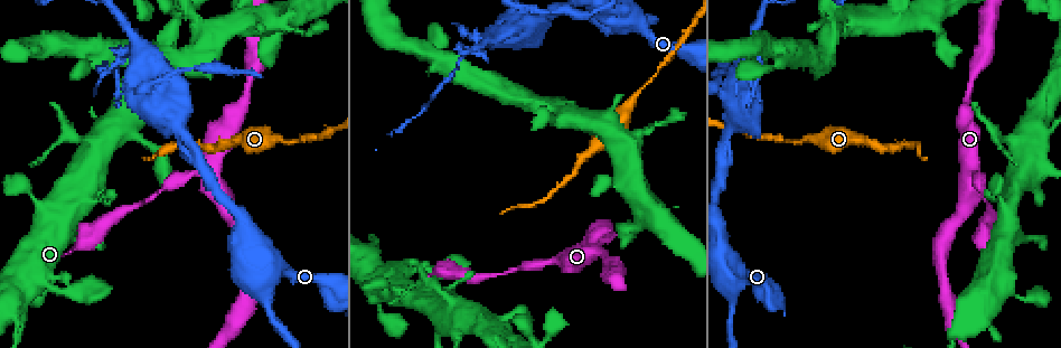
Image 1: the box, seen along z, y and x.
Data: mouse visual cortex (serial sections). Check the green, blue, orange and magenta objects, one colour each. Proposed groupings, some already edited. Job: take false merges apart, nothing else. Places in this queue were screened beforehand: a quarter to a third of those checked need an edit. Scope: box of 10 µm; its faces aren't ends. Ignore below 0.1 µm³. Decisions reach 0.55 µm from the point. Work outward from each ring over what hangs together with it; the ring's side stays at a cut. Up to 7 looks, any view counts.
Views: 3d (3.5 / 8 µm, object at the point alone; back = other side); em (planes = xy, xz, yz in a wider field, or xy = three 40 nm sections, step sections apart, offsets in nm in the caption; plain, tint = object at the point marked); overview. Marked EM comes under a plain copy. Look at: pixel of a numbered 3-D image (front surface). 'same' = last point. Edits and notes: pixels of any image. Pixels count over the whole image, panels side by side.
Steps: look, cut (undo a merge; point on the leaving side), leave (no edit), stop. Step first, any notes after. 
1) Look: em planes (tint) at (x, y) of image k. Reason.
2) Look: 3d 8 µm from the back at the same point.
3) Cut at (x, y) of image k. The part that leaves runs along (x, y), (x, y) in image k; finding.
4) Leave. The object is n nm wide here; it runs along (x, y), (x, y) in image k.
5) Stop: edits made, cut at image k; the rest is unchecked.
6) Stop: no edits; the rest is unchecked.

Look: 3d 3.5 µm at (639, 92) of image 1. Sudden change in width.

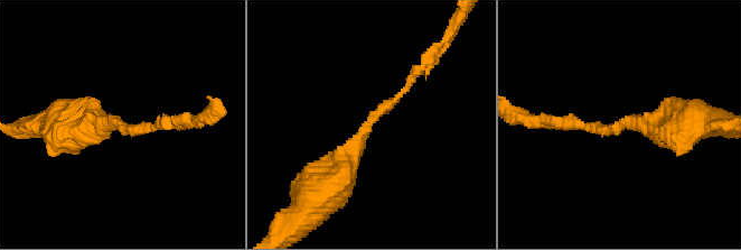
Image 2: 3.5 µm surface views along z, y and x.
Look: em xy step 3 (tint) at (618, 123) of image 2. The arms are 100, 300 nm wide.

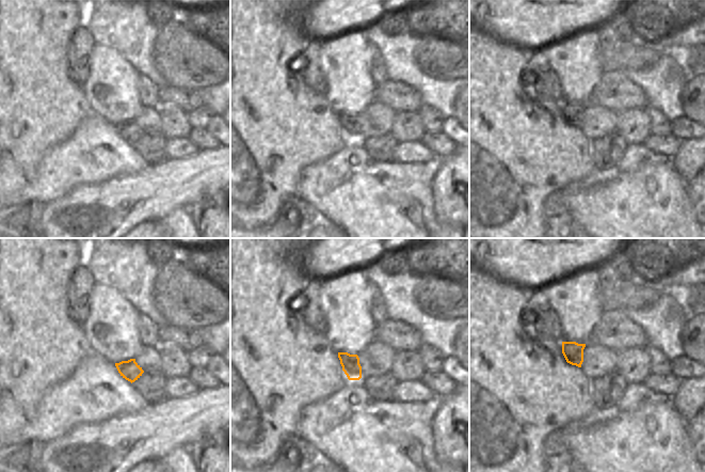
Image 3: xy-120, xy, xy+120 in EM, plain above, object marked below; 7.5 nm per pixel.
Leave. It runs along (335, 182), (366, 124), (421, 67) in image 2; all the same cell.

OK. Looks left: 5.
Look: 3d 3.5 µm at (189, 172) of image 1. Thin neck.

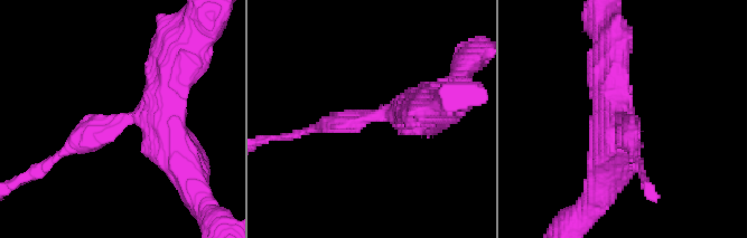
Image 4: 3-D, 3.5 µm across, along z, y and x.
Look: em xy step 3 (tint) at (125, 121) of image 4. The arms are 250, 400 nm wide; need the tissue.

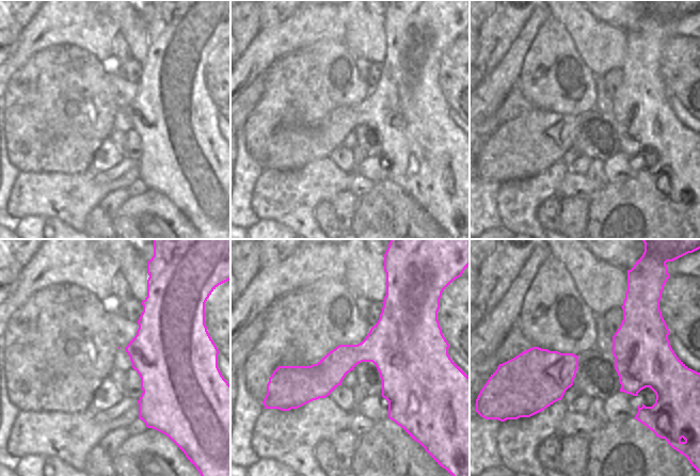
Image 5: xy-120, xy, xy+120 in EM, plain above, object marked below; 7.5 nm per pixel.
Leave. The object is 260 nm wide here; it runs along (420, 350), (281, 373) in image 5; all the same cell.

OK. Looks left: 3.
Look: 3d 8 µm at (131, 130) of image 1. Thick turns thin.

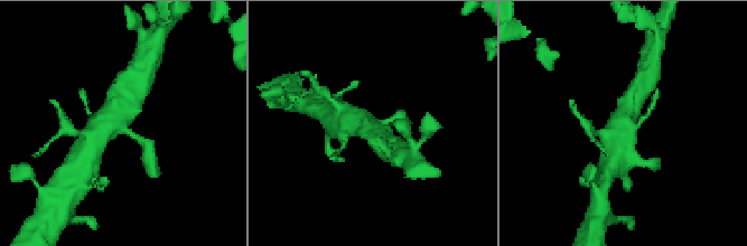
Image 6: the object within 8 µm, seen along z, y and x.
Look: 3d 3.5 µm from the back at the same point.

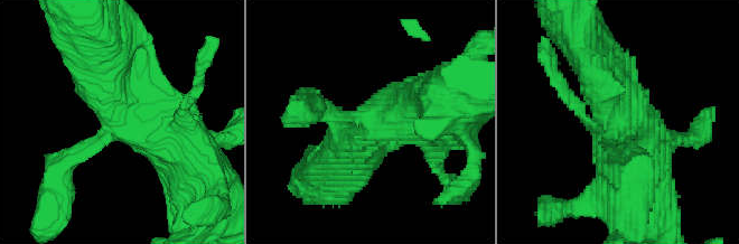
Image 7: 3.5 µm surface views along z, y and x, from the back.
Look: em xy step 5 (tint) at (371, 117) of image 7. Shape alone is not enough.

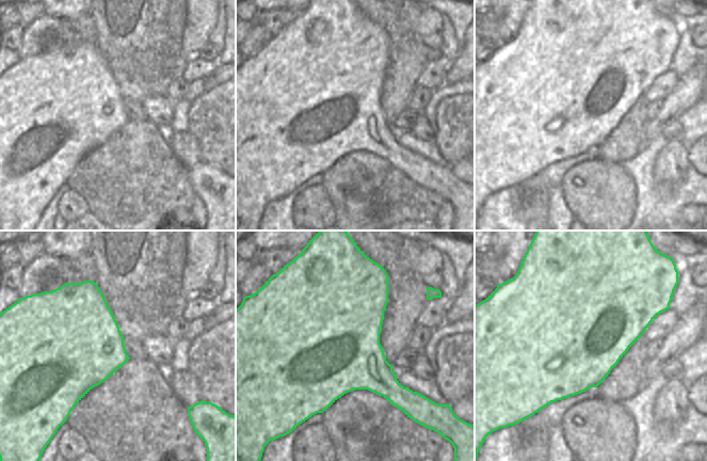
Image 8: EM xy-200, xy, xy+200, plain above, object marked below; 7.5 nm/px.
Leave. It runs along (189, 156), (106, 77), (106, 49) in image 7; one cell here.

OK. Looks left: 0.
Stop: no edits; the rest is unchecked.

